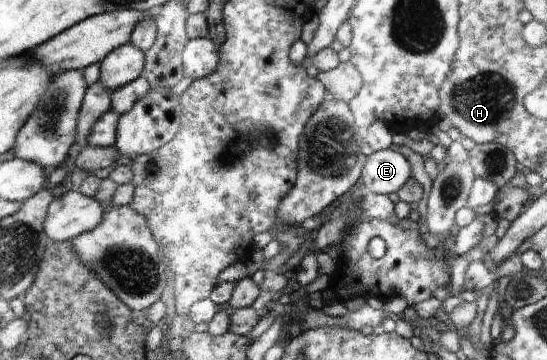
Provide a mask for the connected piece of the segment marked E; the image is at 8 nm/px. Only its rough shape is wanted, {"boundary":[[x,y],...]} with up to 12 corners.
{"boundary":[[398,150],[366,156],[367,192],[388,195],[413,178]]}

